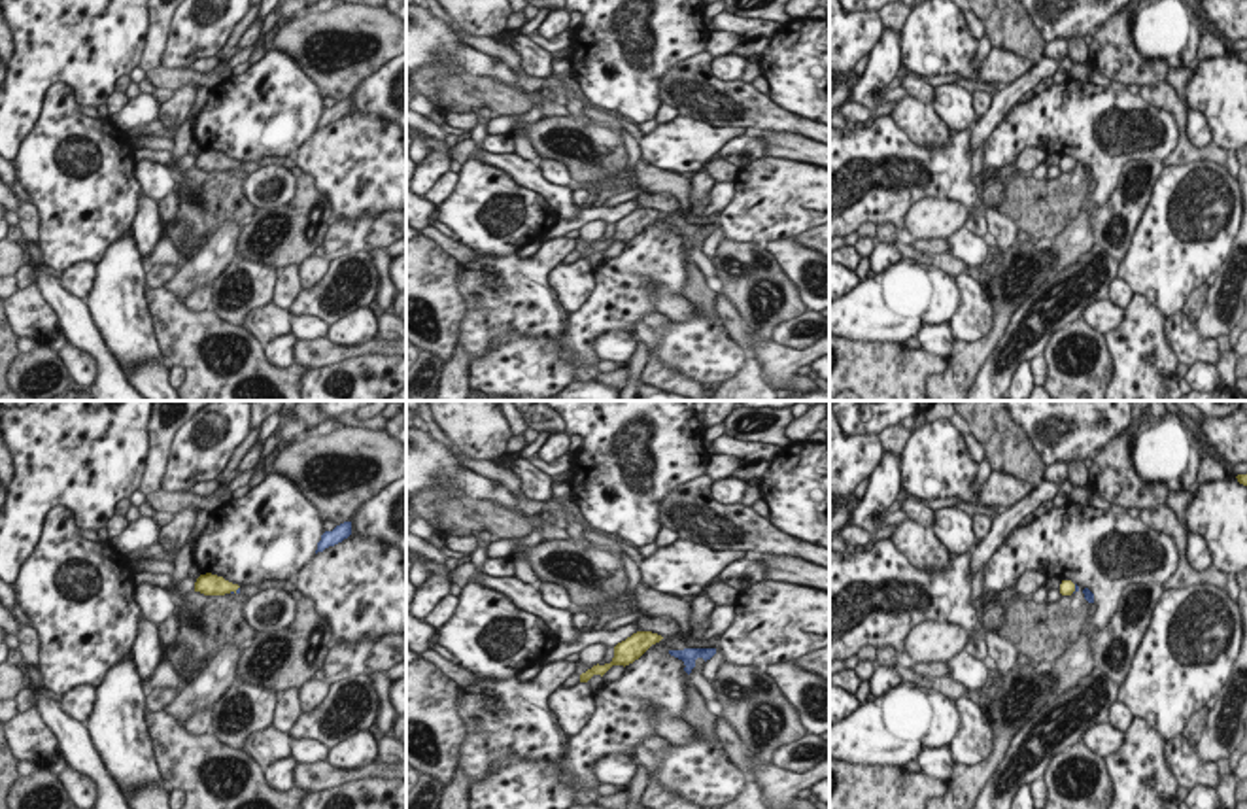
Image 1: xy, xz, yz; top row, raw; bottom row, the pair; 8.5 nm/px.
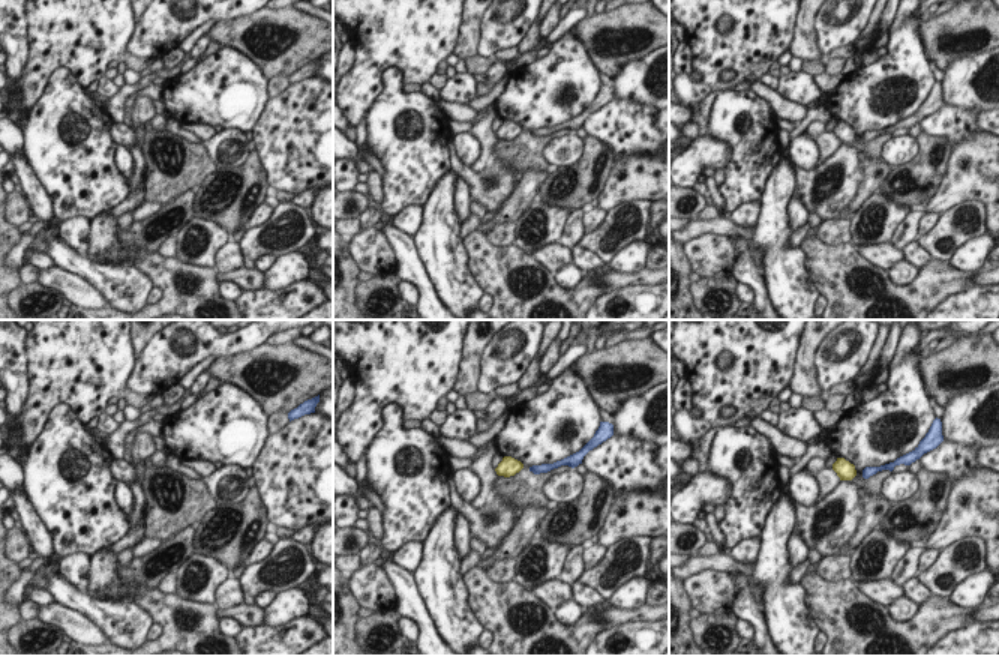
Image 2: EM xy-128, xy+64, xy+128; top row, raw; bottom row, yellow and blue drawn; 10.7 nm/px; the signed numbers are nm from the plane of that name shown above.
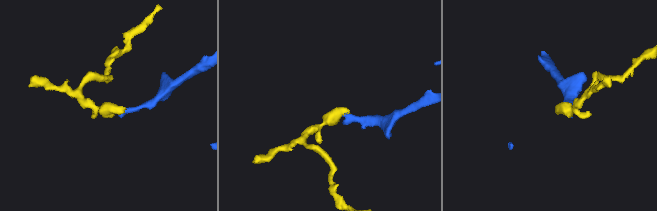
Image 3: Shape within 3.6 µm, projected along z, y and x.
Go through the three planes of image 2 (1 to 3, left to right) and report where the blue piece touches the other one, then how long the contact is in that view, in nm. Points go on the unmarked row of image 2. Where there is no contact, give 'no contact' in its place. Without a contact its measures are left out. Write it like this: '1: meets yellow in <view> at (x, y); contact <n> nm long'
1: no contact
2: no contact
3: no contact

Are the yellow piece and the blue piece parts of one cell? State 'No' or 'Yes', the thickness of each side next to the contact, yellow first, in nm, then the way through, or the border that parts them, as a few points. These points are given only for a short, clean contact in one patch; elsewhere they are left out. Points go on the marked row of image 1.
Yes. Thickness 190 nm (yellow) against 30 nm. Path across: xy (210, 585), (233, 590), (239, 588)

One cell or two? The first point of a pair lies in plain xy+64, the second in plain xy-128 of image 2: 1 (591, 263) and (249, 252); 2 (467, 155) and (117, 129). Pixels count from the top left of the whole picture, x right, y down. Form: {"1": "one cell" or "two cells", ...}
{"1": "two cells", "2": "one cell"}

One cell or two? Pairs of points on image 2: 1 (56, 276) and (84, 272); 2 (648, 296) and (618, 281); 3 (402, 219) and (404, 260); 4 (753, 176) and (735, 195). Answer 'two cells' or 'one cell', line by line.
1: two cells
2: two cells
3: two cells
4: one cell

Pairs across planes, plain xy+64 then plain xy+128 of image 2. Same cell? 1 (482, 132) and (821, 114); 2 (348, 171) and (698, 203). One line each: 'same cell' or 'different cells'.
1: different cells
2: different cells

